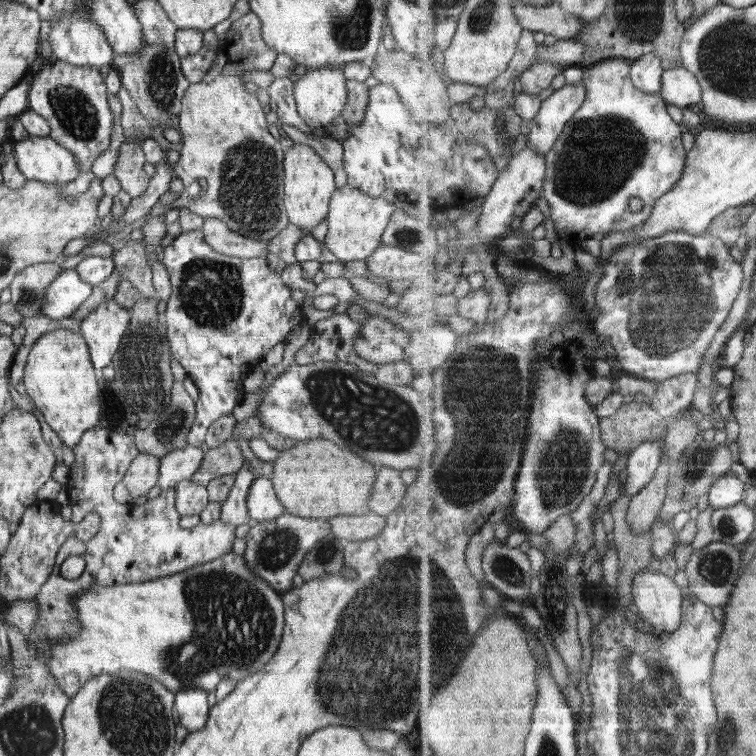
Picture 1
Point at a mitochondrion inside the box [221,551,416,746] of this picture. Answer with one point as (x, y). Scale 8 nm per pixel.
(400, 710)

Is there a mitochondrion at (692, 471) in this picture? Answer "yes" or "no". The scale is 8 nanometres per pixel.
yes

